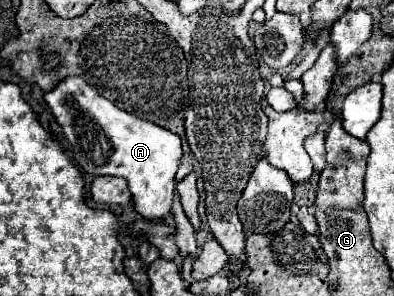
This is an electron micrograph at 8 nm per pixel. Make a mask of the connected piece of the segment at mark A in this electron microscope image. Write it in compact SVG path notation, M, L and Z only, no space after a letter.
M63 78L45 96L57 124L67 138L77 166L91 176L119 176L129 184L133 208L147 220L163 220L171 210L175 172L181 160L181 138L173 132L135 118L97 94L81 78Z

